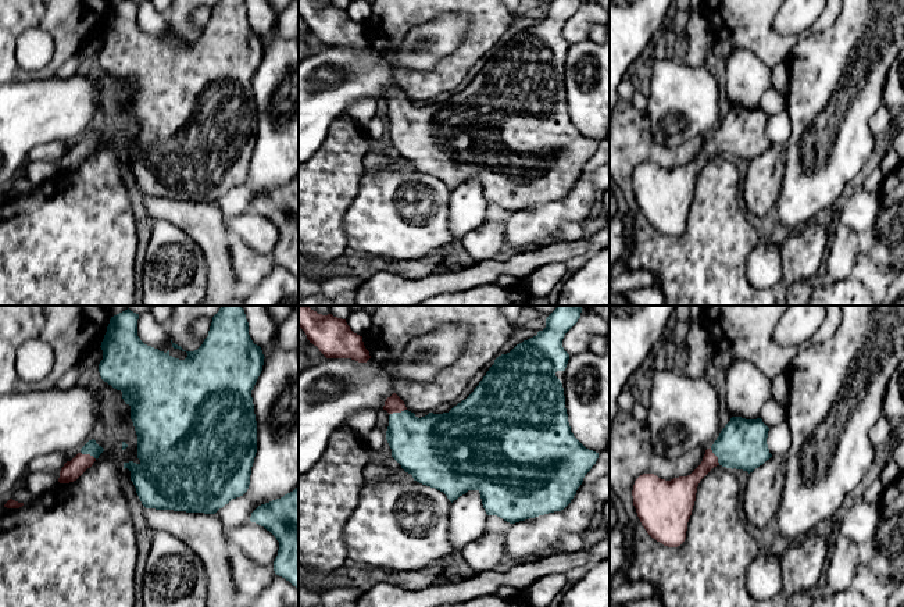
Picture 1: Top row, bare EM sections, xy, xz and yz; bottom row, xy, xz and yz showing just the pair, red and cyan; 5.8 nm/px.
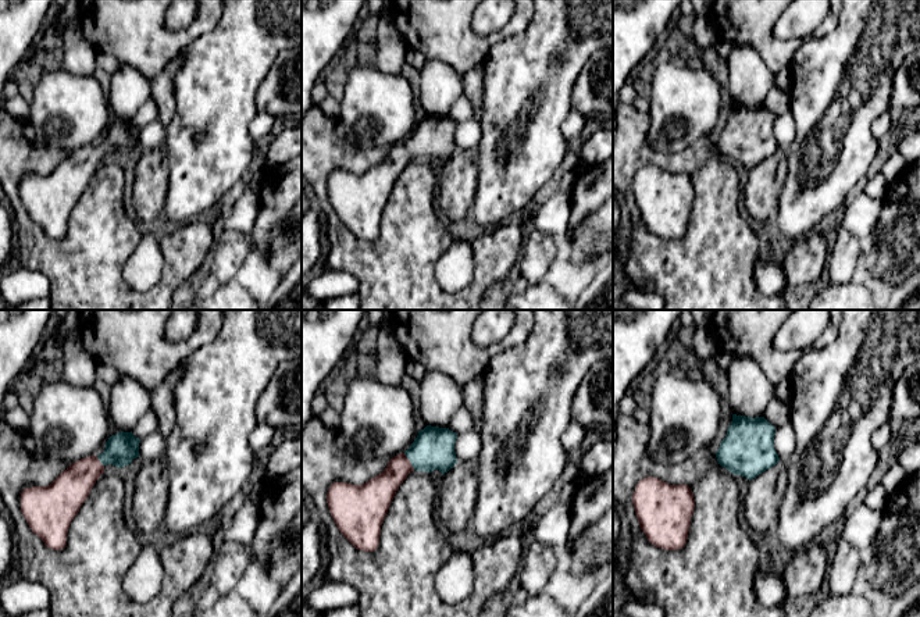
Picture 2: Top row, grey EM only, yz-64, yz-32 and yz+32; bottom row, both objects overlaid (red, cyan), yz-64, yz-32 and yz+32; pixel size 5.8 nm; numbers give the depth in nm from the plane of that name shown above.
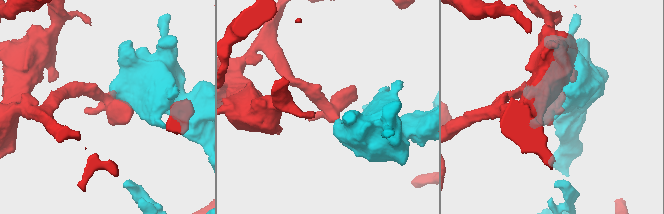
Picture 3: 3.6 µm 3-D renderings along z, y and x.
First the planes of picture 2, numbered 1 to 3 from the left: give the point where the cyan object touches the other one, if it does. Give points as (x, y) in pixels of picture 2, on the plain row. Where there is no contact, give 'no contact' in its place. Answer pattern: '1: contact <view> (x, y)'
1: contact yz-64 (99, 150)
2: contact yz-32 (409, 150)
3: no contact

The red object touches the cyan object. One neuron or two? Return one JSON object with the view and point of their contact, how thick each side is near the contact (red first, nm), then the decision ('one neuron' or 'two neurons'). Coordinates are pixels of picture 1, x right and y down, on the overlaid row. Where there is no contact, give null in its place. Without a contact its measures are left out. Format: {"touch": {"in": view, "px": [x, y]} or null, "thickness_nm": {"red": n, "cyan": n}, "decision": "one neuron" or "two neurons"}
{"touch": {"in": "yz", "px": [715, 456]}, "thickness_nm": {"red": 130, "cyan": 280}, "decision": "one neuron"}

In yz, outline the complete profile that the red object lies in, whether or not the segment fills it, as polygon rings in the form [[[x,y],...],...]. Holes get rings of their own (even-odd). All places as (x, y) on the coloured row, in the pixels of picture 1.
[[[732,417],[690,475],[671,481],[654,474],[640,475],[632,496],[647,533],[664,546],[680,546],[686,539],[700,481],[717,465],[748,474],[762,465],[772,457],[767,444],[768,431],[761,418]]]

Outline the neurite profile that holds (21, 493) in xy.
[[[24,479],[17,485],[17,488],[12,490],[11,497],[12,500],[18,501],[18,503],[29,503],[32,500],[31,497],[31,492],[26,488]]]

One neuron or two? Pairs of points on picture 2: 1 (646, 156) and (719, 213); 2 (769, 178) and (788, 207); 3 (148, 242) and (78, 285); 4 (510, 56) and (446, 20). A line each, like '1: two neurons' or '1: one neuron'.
1: one neuron
2: two neurons
3: two neurons
4: two neurons

